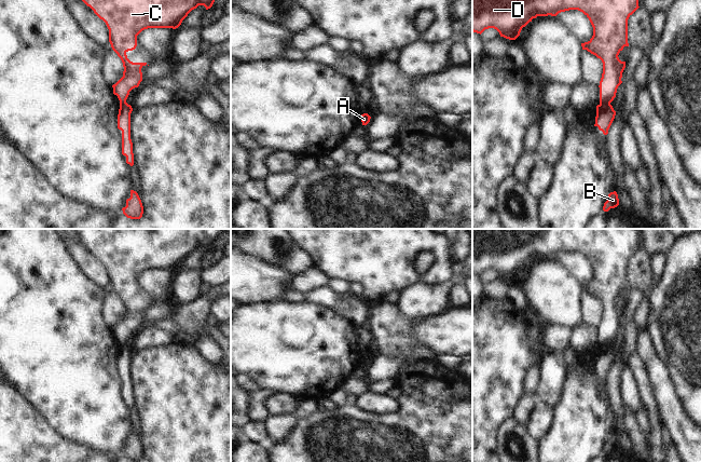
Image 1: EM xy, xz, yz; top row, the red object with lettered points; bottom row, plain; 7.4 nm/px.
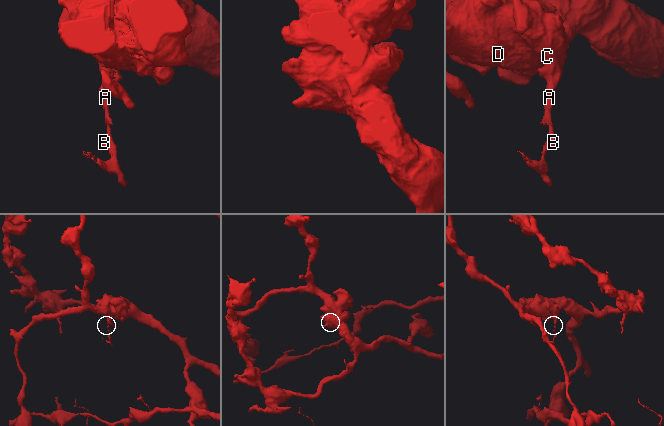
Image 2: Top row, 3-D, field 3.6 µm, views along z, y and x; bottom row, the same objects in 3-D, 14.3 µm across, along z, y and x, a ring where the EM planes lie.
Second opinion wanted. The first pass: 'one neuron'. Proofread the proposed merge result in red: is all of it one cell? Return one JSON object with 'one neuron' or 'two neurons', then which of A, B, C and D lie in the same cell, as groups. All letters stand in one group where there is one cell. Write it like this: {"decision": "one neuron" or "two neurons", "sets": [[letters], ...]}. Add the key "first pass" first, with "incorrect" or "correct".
{"first pass": "incorrect", "decision": "two neurons", "sets": [["A", "B"], ["C", "D"]]}

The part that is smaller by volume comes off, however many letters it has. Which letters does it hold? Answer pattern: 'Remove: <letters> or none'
Remove: A, B

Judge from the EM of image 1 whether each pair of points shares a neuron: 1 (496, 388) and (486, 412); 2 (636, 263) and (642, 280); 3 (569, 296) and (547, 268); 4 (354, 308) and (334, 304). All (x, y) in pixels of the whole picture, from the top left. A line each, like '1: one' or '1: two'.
1: one
2: one
3: one
4: one

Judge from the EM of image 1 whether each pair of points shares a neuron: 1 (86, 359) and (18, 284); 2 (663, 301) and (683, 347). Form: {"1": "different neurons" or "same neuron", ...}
{"1": "same neuron", "2": "same neuron"}

